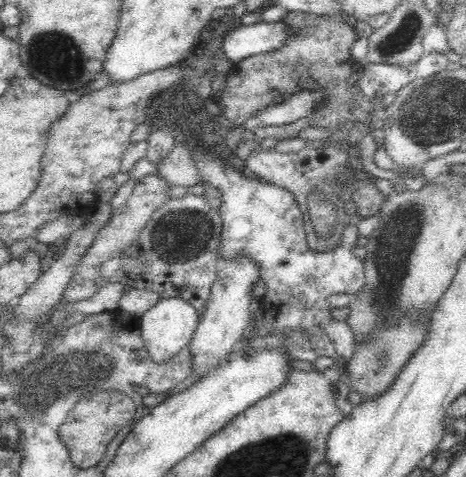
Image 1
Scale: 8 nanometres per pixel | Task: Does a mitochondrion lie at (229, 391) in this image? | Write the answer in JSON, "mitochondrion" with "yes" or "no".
{"mitochondrion":"no"}

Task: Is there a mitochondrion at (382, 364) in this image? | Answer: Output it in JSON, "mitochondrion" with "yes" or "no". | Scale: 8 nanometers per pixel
{"mitochondrion":"yes"}

